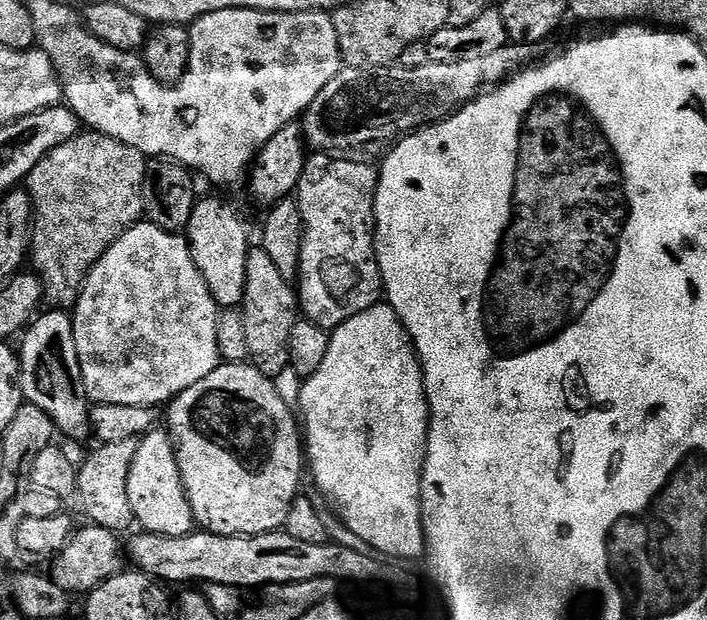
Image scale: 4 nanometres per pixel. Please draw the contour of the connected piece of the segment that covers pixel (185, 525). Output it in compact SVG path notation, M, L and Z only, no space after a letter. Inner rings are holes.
M157 426L139 437L140 445L134 454L134 462L130 462L130 478L126 481L126 491L130 494L130 510L135 523L145 532L162 534L163 536L185 536L194 531L194 521L186 492L182 486L182 476L176 461L176 448L172 445L172 437L163 427Z

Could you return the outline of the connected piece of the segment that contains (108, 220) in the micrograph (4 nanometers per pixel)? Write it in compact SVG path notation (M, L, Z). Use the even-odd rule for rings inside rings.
M81 131L80 135L62 142L26 178L26 191L32 199L34 219L32 222L32 247L30 268L44 285L44 295L50 301L60 300L59 307L71 309L84 289L84 280L90 270L118 242L127 228L141 223L144 216L144 179L148 173L148 160L138 150L118 142L101 132Z

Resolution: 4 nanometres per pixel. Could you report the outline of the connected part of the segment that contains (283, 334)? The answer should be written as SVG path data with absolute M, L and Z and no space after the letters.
M262 246L249 247L246 258L246 290L242 305L246 322L246 350L248 360L267 376L280 378L289 367L290 330L298 319L298 292L282 273L274 267L270 254Z

